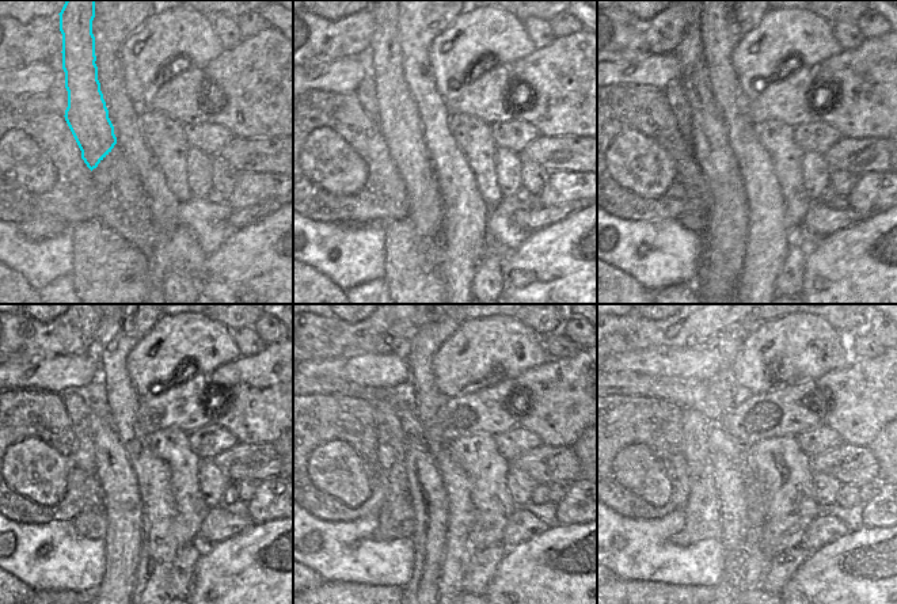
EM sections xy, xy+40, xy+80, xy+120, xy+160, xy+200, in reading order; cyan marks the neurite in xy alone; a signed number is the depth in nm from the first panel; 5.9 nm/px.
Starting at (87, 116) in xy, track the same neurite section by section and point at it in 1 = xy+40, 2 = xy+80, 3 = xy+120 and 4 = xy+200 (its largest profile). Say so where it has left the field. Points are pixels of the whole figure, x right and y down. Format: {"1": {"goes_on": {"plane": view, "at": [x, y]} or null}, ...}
{"1": {"goes_on": {"plane": "xy+40", "at": [398, 120]}}, "2": {"goes_on": {"plane": "xy+80", "at": [728, 227]}}, "3": {"goes_on": {"plane": "xy+120", "at": [121, 500]}}, "4": {"goes_on": {"plane": "xy+200", "at": [732, 485]}}}

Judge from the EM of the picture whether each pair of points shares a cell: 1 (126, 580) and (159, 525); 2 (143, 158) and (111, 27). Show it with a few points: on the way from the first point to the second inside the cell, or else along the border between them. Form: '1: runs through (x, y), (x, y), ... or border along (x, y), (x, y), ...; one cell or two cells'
1: border along (132, 581), (133, 589); two cells
2: runs through (126, 125), (113, 91), (110, 60); one cell

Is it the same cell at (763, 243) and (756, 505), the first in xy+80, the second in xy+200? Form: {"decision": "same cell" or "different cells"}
{"decision": "same cell"}

